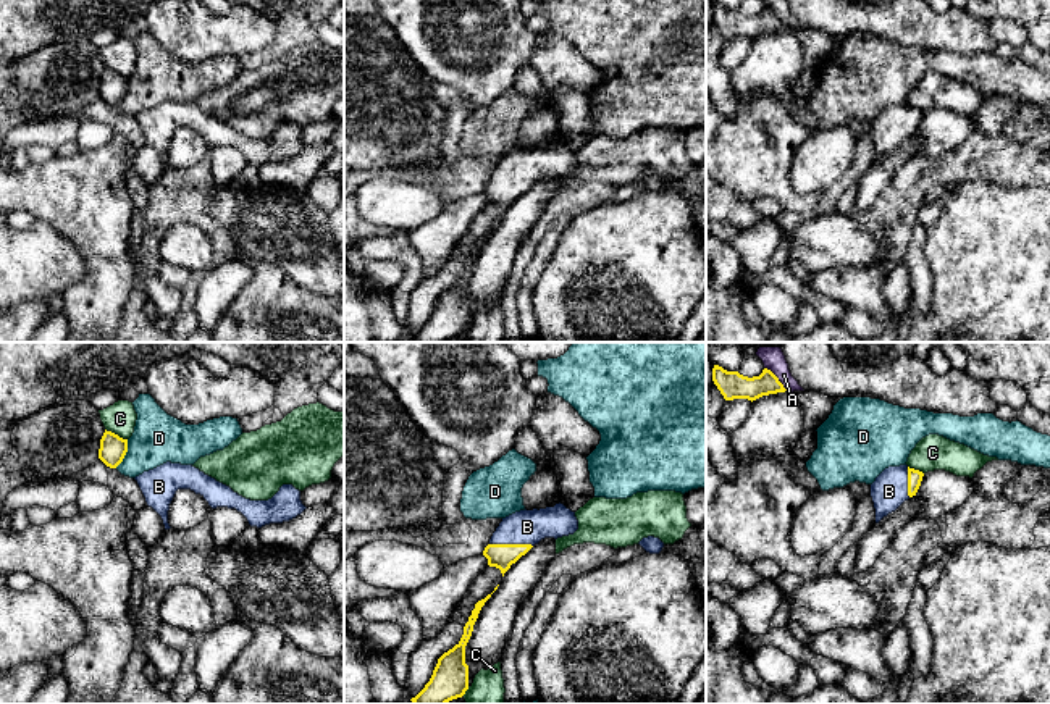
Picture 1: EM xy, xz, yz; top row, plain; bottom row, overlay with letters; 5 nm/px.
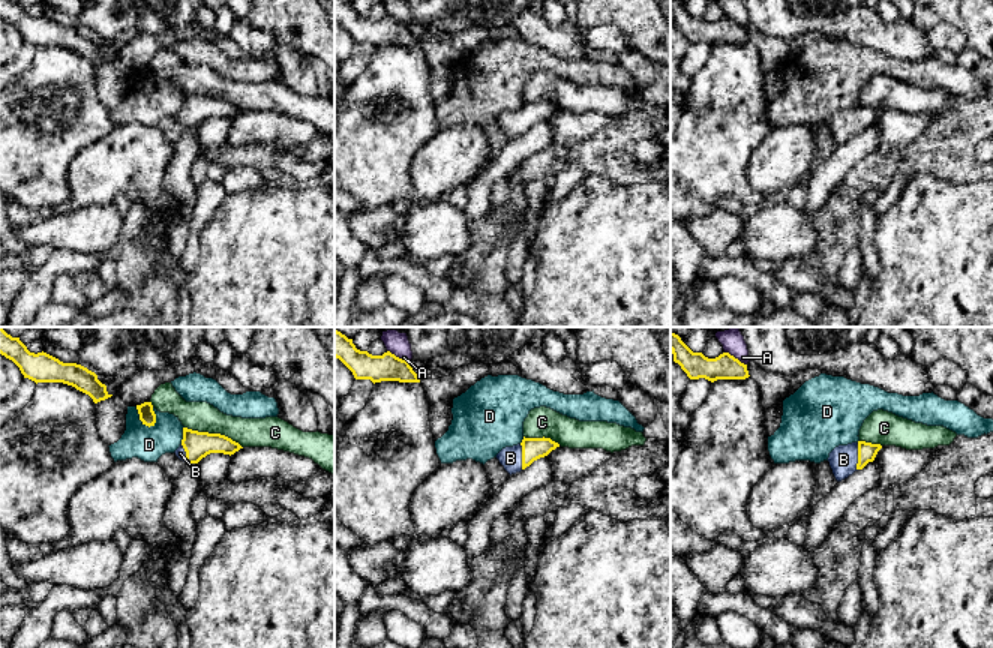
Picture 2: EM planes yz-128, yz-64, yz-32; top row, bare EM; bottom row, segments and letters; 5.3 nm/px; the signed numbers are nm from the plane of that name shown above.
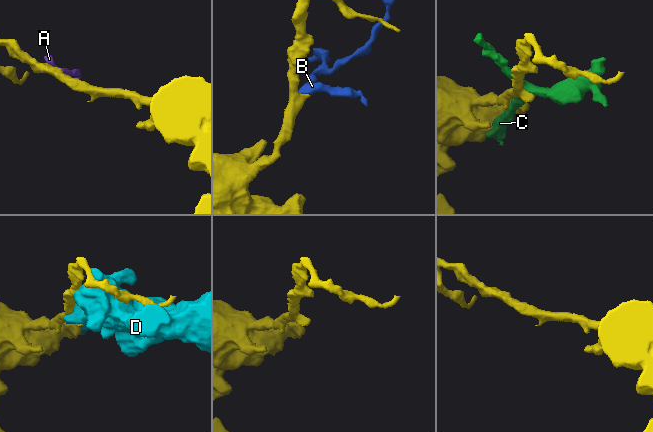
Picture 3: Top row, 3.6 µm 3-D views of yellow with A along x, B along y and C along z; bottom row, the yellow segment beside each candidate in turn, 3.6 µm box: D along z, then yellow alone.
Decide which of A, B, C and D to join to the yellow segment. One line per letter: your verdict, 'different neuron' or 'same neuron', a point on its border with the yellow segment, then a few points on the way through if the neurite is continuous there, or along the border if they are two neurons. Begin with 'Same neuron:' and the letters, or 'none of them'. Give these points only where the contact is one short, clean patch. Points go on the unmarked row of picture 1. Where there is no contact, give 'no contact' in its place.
Same neuron: B
A: different neuron | yz (777, 16) | along yz (764, 5), (787, 28)
B: same neuron | xz (511, 183) | across xz (501, 194), (511, 183), (527, 165)
C: different neuron | xy (117, 73)
D: different neuron | xy (125, 92)

